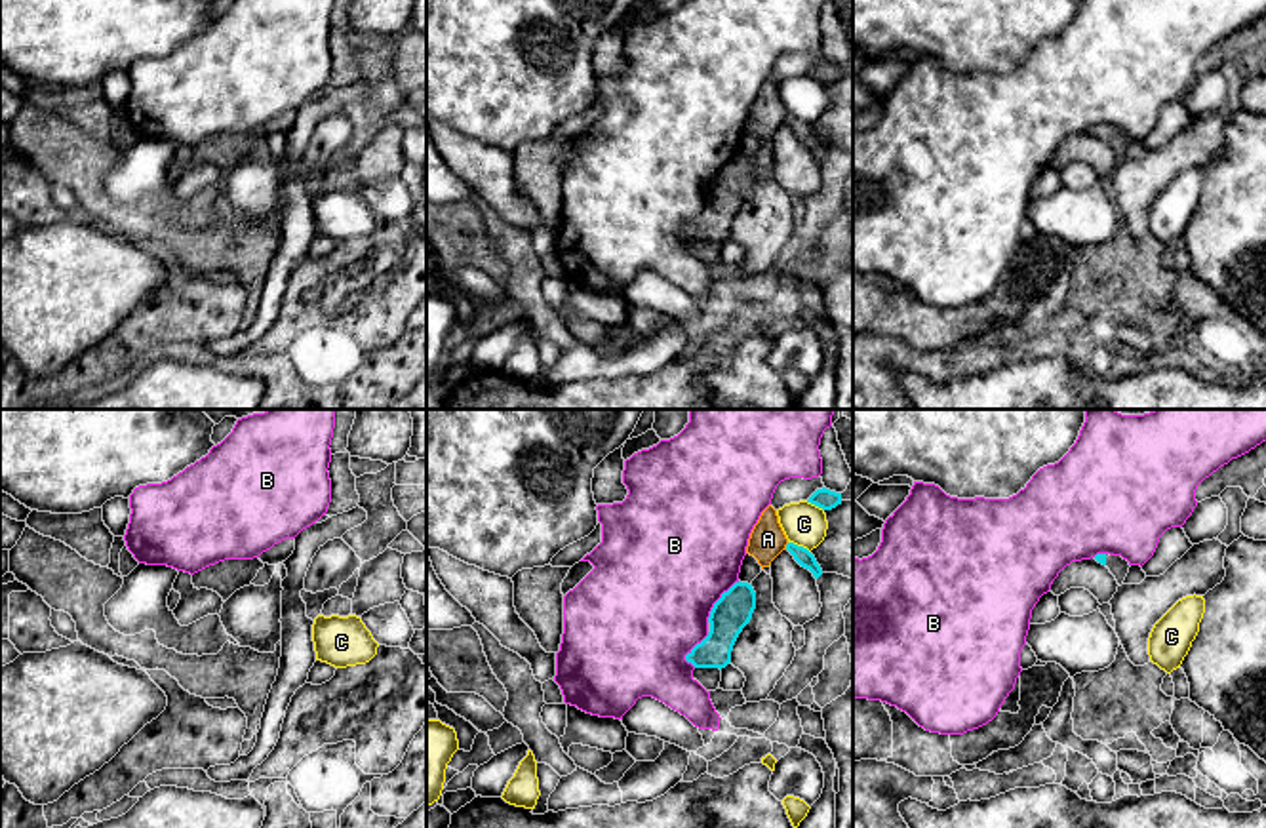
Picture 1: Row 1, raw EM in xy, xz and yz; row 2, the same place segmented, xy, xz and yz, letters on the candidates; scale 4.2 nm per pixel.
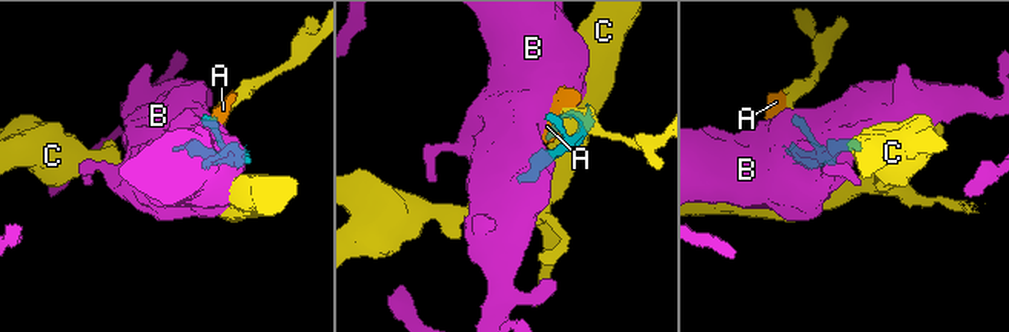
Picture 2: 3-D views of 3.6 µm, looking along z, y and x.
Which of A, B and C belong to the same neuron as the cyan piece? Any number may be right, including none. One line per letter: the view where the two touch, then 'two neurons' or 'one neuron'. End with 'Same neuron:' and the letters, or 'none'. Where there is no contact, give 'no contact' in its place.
A: contact in xz; two neurons
B: contact in xz; two neurons
C: contact in xz; two neurons
Same neuron: none

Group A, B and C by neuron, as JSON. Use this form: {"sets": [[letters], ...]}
{"sets": [["A"], ["B"], ["C"]]}

